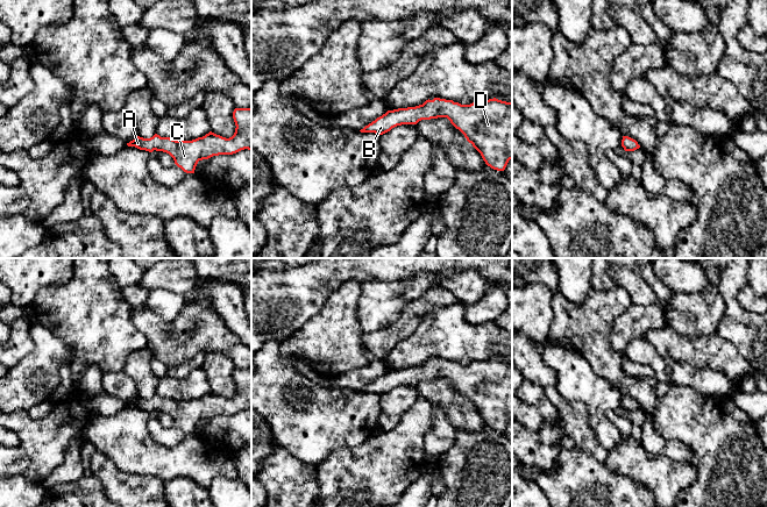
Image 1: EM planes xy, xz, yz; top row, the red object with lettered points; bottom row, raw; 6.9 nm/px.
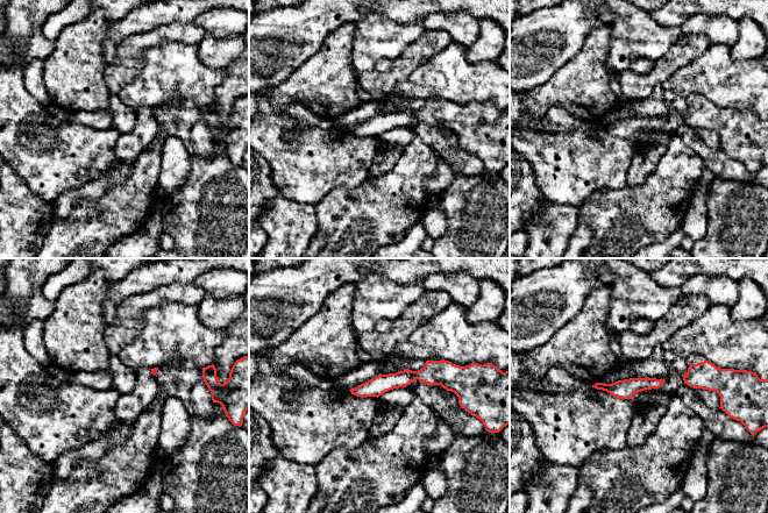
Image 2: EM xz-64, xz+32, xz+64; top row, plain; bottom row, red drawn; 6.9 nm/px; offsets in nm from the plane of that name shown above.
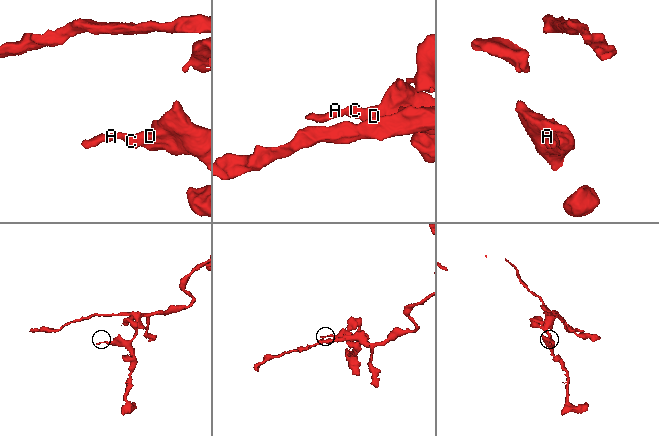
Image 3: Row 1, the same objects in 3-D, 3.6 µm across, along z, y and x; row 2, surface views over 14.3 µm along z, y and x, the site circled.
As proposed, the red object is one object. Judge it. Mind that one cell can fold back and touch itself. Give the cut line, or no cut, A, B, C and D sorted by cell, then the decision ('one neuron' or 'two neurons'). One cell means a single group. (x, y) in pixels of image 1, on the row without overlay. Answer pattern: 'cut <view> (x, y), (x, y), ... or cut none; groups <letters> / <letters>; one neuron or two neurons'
cut none; groups A B C D; one neuron

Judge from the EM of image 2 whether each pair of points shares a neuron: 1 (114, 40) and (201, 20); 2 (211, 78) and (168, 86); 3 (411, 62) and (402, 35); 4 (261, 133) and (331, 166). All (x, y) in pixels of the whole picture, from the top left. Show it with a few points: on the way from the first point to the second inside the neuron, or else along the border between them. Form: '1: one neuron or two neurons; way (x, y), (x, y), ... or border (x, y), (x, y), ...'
1: two neurons; border (204, 12), (193, 20)
2: one neuron; way (200, 78), (178, 78)
3: two neurons; border (424, 31), (392, 61)
4: one neuron; way (278, 141), (284, 145), (298, 147), (313, 161)

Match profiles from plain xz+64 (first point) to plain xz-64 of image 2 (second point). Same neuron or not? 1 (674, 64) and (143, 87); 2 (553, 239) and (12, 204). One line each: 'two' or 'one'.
1: two
2: one

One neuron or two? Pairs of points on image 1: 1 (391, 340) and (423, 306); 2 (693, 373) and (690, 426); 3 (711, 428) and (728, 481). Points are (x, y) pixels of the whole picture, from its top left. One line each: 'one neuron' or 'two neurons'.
1: one neuron
2: two neurons
3: one neuron

